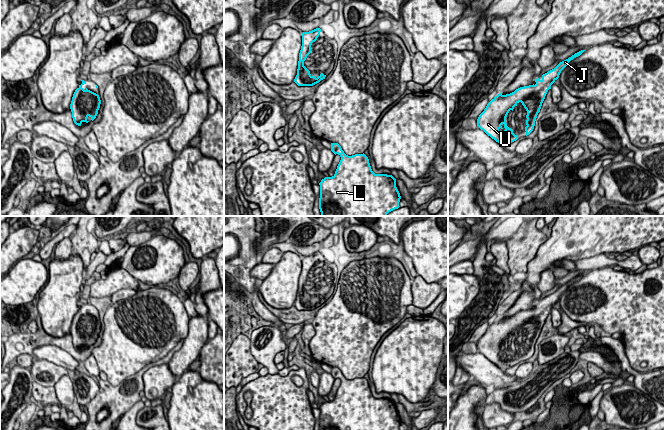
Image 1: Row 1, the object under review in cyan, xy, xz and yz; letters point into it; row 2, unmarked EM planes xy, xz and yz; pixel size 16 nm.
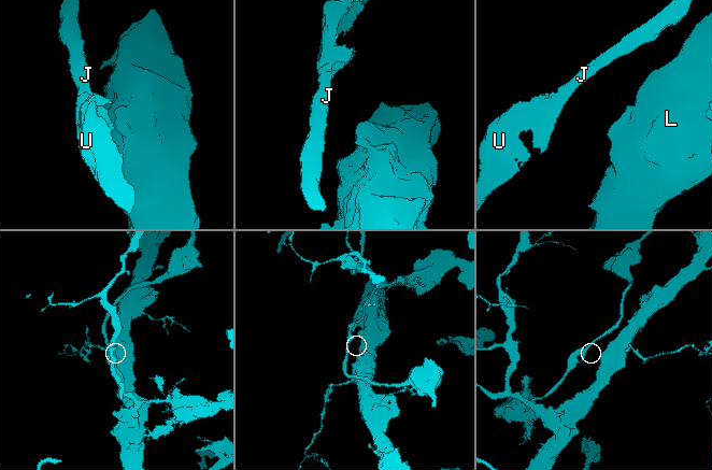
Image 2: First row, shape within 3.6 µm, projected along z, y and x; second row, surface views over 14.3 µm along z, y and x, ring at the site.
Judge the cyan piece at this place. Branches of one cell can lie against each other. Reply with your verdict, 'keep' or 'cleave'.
keep

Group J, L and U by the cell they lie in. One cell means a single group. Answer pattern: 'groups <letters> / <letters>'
groups J L U

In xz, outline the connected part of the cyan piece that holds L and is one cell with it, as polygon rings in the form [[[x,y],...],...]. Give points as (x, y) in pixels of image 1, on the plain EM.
[[[331,367],[331,375],[335,379],[338,378],[341,384],[335,398],[332,401],[325,401],[319,407],[319,430],[399,430],[401,420],[396,411],[396,403],[392,399],[375,398],[371,393],[368,381],[364,377],[348,380],[338,367]]]

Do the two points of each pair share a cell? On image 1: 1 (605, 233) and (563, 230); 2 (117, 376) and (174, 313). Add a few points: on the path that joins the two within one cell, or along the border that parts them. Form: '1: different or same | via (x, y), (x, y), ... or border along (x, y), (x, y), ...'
1: same | via (595, 230), (573, 230)
2: same | via (137, 356), (145, 348), (163, 347), (167, 333)

